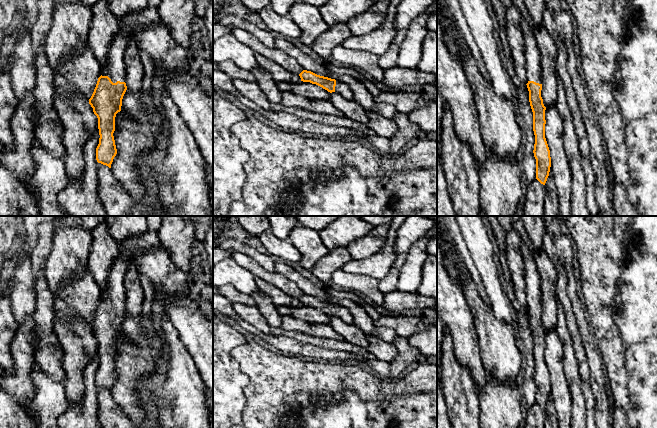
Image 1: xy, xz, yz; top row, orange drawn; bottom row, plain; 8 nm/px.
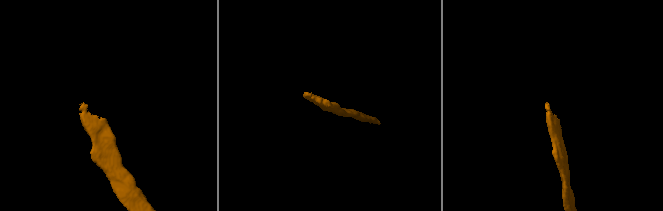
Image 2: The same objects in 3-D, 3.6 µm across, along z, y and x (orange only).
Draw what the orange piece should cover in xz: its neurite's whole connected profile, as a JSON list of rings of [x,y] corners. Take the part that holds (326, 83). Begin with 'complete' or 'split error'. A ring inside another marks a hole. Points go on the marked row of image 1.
split error; [[[303,70],[299,74],[301,81],[316,84],[328,92],[337,92],[347,100],[353,100],[354,94],[350,87],[342,82],[328,77],[317,75],[311,71]]]

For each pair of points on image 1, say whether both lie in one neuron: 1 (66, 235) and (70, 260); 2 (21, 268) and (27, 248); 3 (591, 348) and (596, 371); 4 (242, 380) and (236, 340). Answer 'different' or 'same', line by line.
1: same
2: different
3: same
4: same

